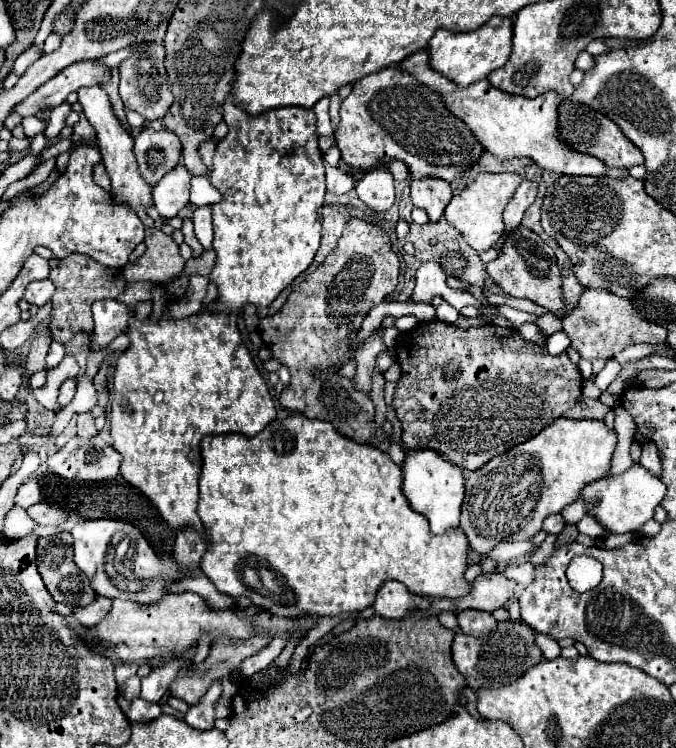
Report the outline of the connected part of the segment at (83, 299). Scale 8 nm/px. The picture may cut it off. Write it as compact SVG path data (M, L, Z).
M67 255L59 261L57 267L51 269L49 279L55 283L57 291L53 295L53 323L49 327L53 341L67 343L77 333L91 333L93 331L93 317L91 317L91 305L97 299L115 299L123 289L127 287L127 281L123 277L123 269L105 267L97 261L93 261L87 255Z

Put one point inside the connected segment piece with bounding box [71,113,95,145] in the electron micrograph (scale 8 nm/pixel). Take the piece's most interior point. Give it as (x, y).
(84, 133)

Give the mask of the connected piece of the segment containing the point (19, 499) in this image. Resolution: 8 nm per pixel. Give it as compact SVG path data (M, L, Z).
M35 479L33 481L27 481L27 483L23 483L19 487L17 497L15 497L15 503L19 507L27 509L27 507L31 507L31 505L35 505L39 501L41 501L41 487L39 487L39 483Z

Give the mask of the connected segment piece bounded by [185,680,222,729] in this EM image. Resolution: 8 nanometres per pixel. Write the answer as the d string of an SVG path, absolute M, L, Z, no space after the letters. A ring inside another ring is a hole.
M220 680L214 681L211 689L201 697L199 703L195 703L187 715L185 715L185 723L195 727L195 729L213 729L215 725L215 705L221 697L222 687Z

